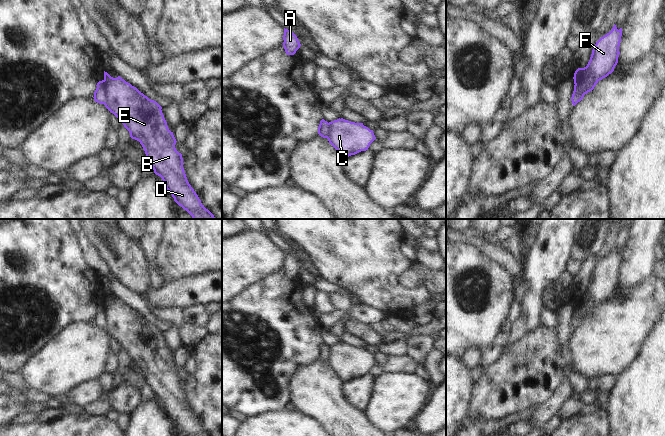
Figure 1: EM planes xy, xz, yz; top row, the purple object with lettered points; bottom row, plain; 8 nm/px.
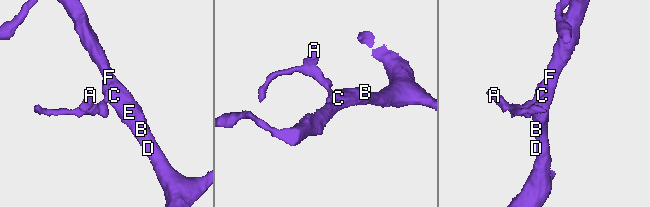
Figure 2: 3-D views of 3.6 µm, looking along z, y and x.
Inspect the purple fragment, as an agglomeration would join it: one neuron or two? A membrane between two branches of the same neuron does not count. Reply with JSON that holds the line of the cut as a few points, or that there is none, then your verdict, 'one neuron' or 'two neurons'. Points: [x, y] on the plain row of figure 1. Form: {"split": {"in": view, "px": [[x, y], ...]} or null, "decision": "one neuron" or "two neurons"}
{"split": {"in": "yz", "px": [[580, 307], [584, 314], [576, 320], [577, 325], [573, 328]]}, "decision": "two neurons"}

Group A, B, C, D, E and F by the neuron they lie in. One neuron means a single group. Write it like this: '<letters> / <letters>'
A / B C D E F

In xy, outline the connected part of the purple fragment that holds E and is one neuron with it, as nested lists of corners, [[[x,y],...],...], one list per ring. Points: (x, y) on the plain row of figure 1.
[[[104,295],[103,305],[105,331],[121,345],[129,355],[130,361],[140,366],[154,397],[162,402],[174,425],[187,436],[210,436],[201,428],[201,424],[187,404],[182,378],[175,372],[177,365],[167,350],[162,331],[120,300],[113,302]]]

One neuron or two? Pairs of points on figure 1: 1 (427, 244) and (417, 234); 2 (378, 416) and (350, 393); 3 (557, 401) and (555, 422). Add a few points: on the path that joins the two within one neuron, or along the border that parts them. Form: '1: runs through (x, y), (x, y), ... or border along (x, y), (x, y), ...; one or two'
1: runs through (425, 242), (419, 236); one
2: border along (372, 382), (370, 399), (363, 412); two
3: border along (556, 414), (544, 425); two

